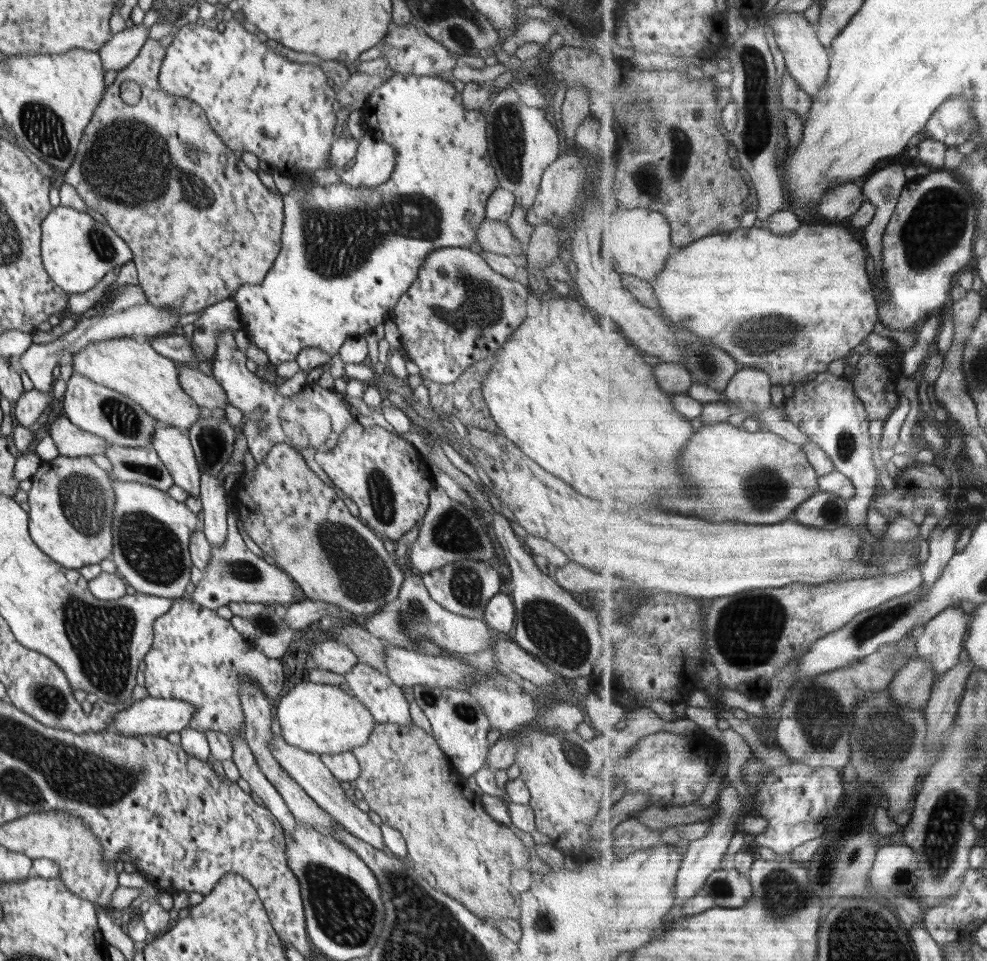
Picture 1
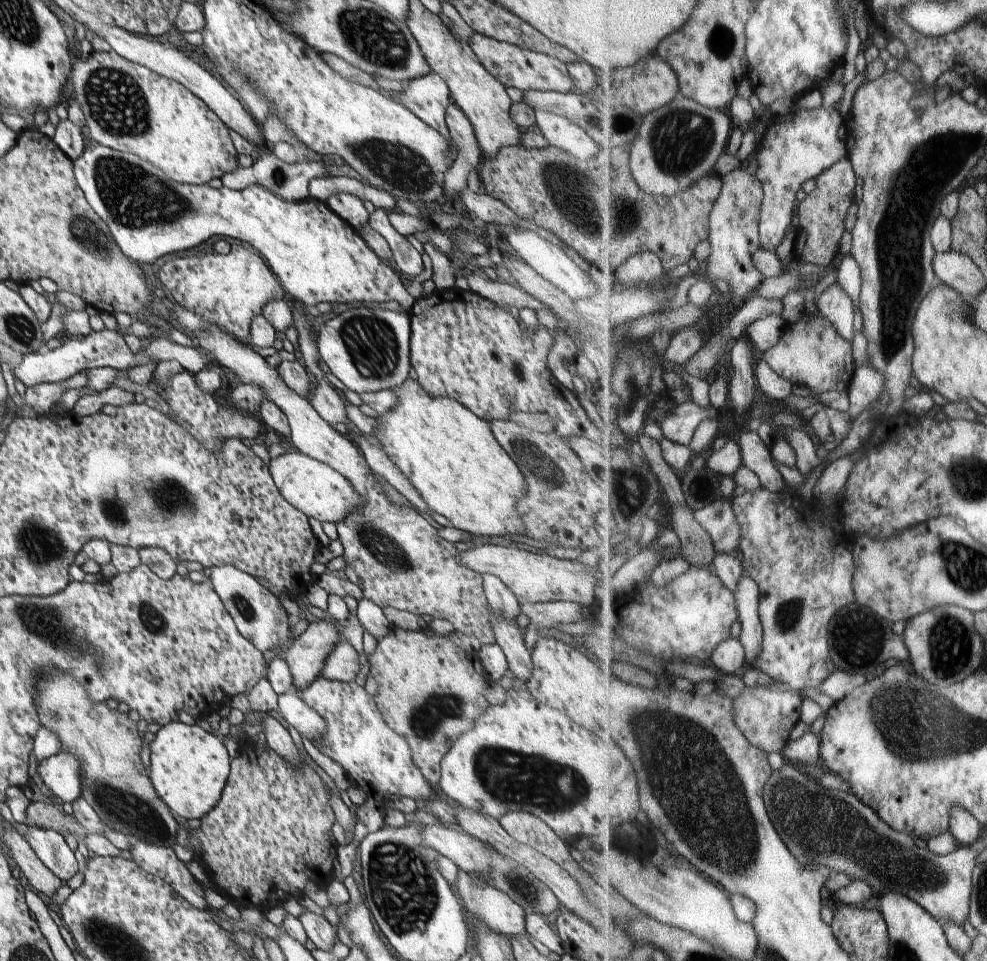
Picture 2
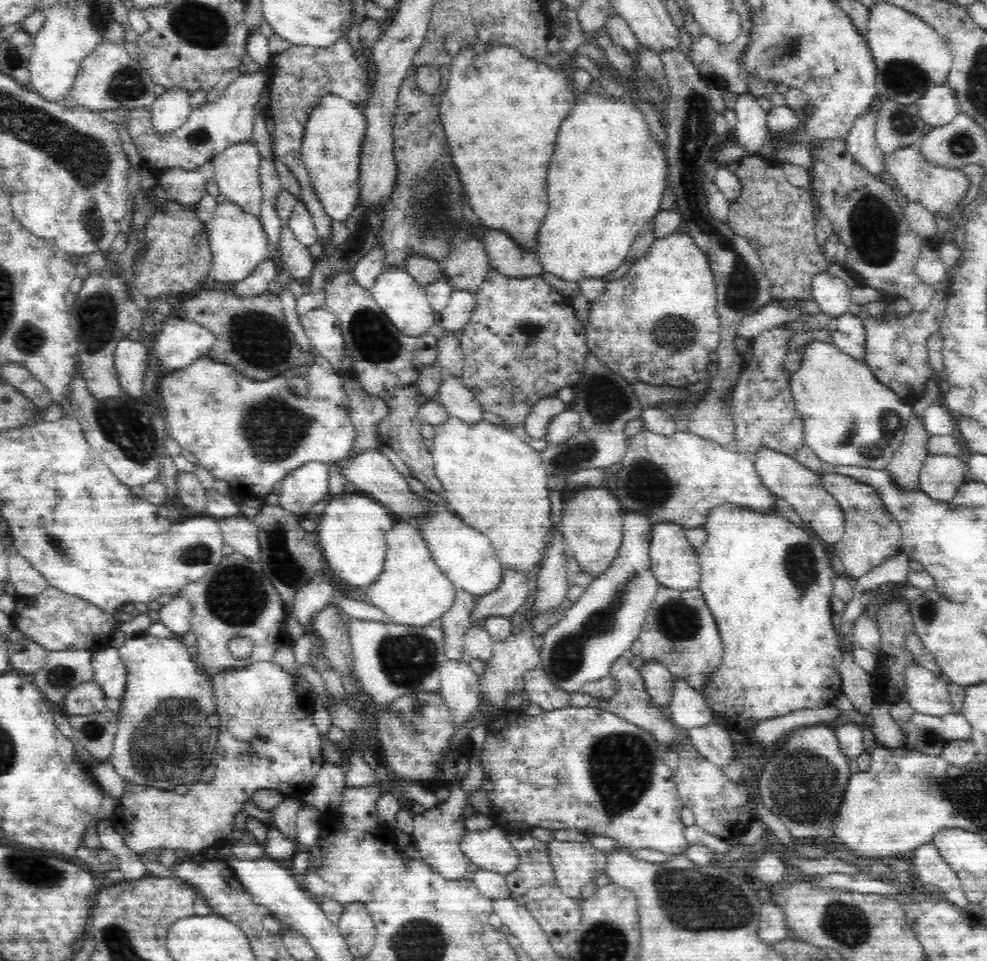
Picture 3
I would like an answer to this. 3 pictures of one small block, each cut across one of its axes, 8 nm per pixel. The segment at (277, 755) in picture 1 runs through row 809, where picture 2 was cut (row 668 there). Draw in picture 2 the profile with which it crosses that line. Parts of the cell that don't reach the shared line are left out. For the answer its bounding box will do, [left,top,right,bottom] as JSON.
[321,639,359,682]

